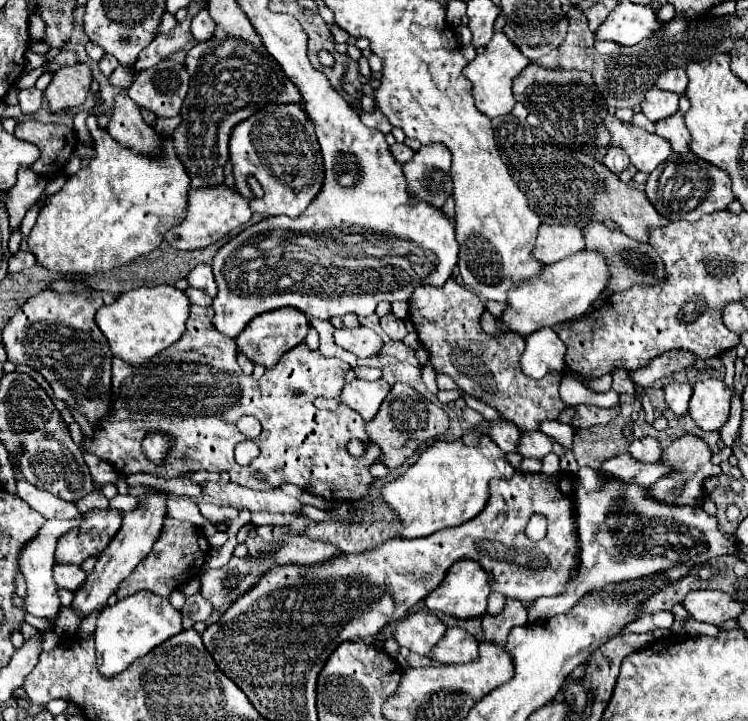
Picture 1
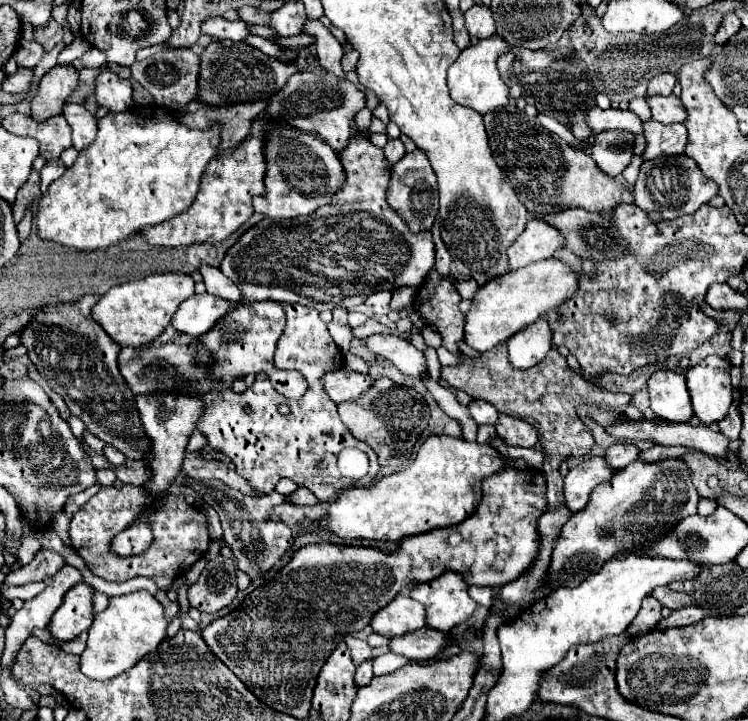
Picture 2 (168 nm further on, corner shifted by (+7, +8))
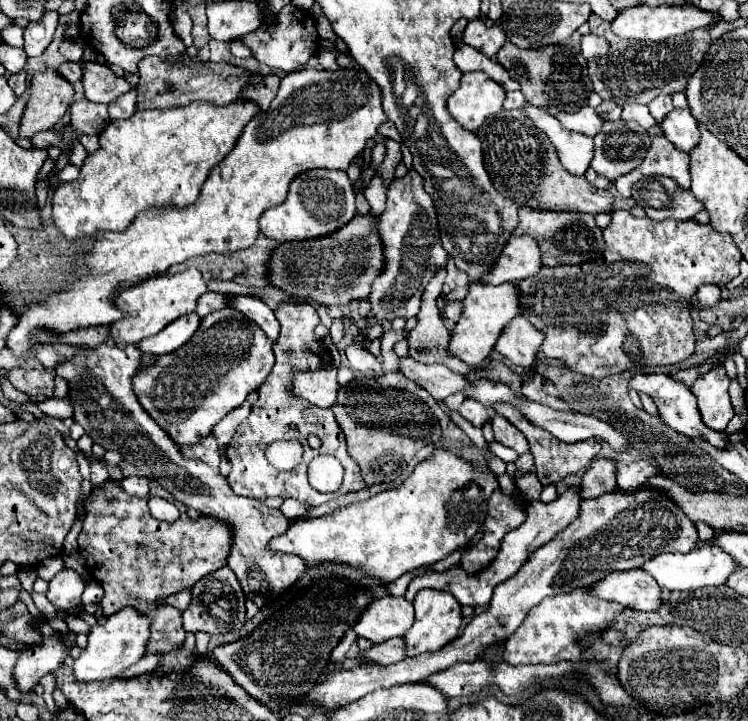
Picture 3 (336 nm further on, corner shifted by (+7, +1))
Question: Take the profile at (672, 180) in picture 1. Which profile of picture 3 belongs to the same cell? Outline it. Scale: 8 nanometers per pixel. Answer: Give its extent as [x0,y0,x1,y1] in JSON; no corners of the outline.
[631,176,703,220]

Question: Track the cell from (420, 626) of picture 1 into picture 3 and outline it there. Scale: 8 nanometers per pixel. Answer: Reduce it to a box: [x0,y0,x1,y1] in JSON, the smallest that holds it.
[353,598,413,644]

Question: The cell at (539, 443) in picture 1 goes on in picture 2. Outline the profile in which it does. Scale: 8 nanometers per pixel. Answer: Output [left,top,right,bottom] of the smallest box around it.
[495,415,539,447]

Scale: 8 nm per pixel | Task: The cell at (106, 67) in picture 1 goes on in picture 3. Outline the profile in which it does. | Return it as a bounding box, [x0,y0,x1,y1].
[55,62,83,84]

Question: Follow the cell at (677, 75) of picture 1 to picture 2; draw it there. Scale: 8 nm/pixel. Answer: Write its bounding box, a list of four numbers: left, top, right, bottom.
[647,73,677,95]

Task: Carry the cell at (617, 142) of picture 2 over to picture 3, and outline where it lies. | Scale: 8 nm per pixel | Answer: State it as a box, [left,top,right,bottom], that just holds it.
[591,122,651,182]

